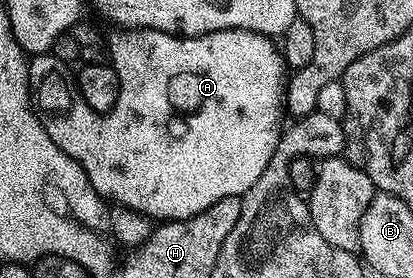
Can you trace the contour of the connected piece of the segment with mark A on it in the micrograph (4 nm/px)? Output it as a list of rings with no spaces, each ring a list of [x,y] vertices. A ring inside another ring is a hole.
[[[116,28],[113,34],[106,38],[106,58],[114,68],[118,76],[120,91],[114,108],[106,115],[94,112],[86,100],[76,90],[76,83],[69,77],[69,67],[56,58],[45,56],[45,58],[32,58],[28,64],[28,91],[32,97],[32,108],[40,118],[42,128],[46,128],[46,136],[62,148],[62,152],[70,155],[76,163],[86,172],[90,184],[100,193],[100,197],[108,200],[113,198],[117,207],[127,210],[136,210],[139,214],[153,220],[164,222],[181,222],[187,218],[198,216],[206,212],[218,200],[226,200],[226,196],[240,198],[262,176],[266,164],[270,164],[270,156],[274,156],[276,145],[280,143],[282,125],[280,121],[286,118],[286,107],[284,104],[284,92],[286,89],[286,67],[284,56],[280,53],[277,43],[269,35],[250,32],[249,30],[219,30],[202,36],[186,38],[178,34],[167,34],[161,30],[129,30],[127,28]]]

